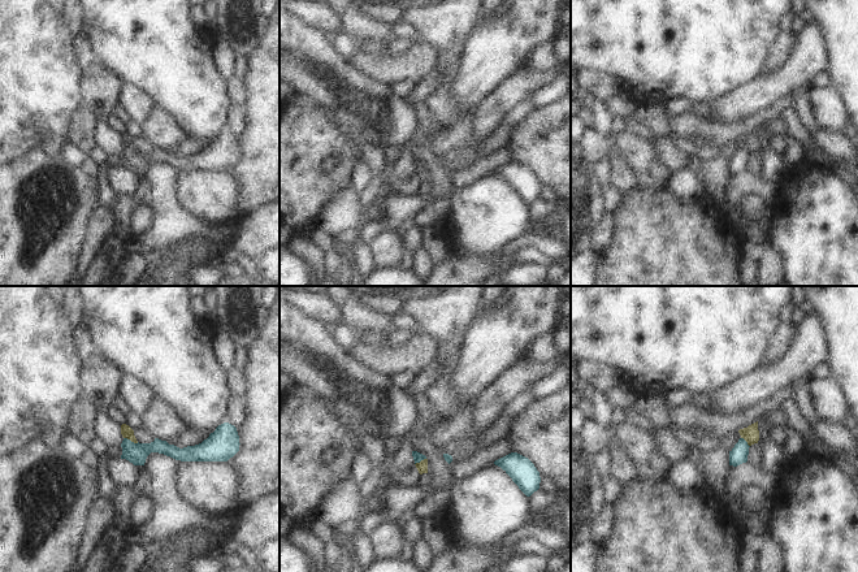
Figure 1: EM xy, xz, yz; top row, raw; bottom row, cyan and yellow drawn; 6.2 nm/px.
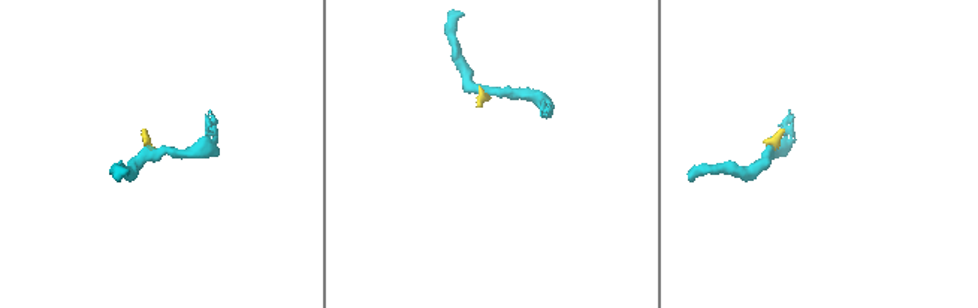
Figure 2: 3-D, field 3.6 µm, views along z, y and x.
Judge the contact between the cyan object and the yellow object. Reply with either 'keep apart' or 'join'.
keep apart

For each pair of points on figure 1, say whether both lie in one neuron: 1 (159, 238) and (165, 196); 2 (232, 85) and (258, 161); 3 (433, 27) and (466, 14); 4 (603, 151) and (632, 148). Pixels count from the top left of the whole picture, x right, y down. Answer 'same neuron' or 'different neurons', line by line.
1: same neuron
2: different neurons
3: same neuron
4: different neurons

